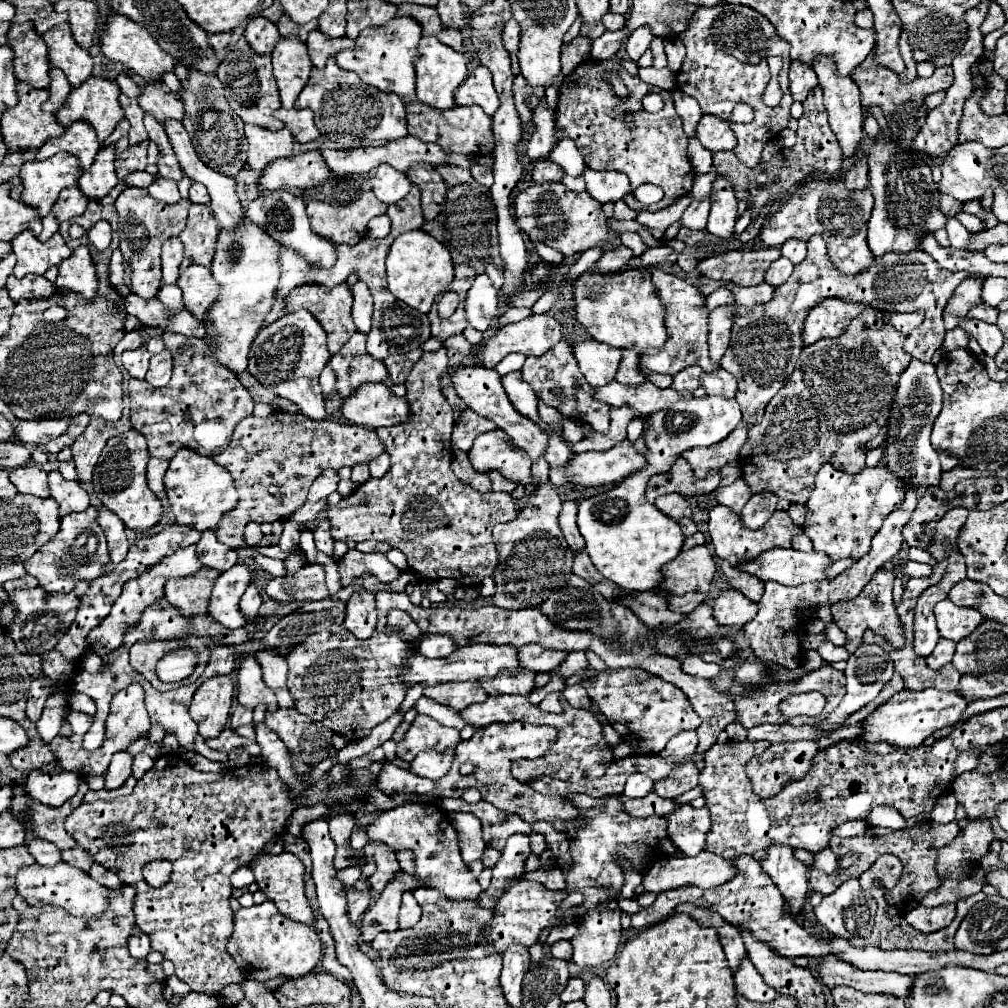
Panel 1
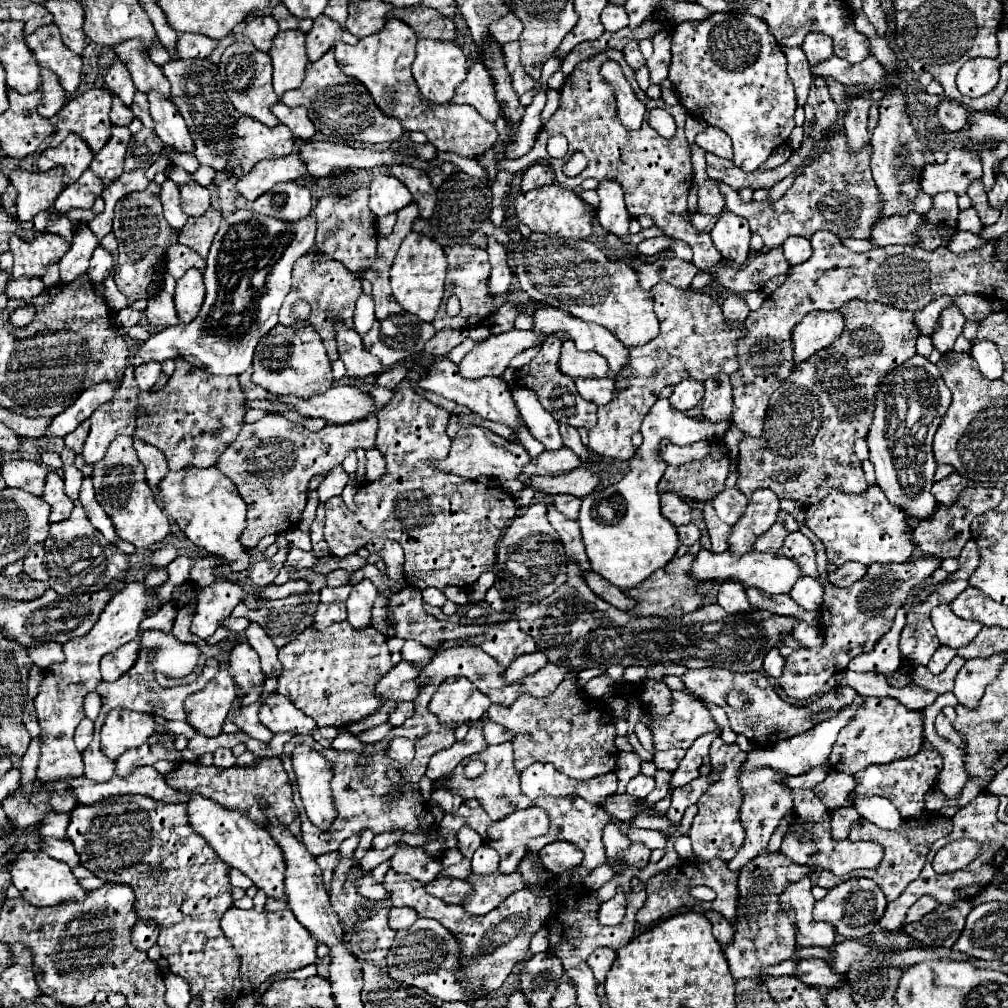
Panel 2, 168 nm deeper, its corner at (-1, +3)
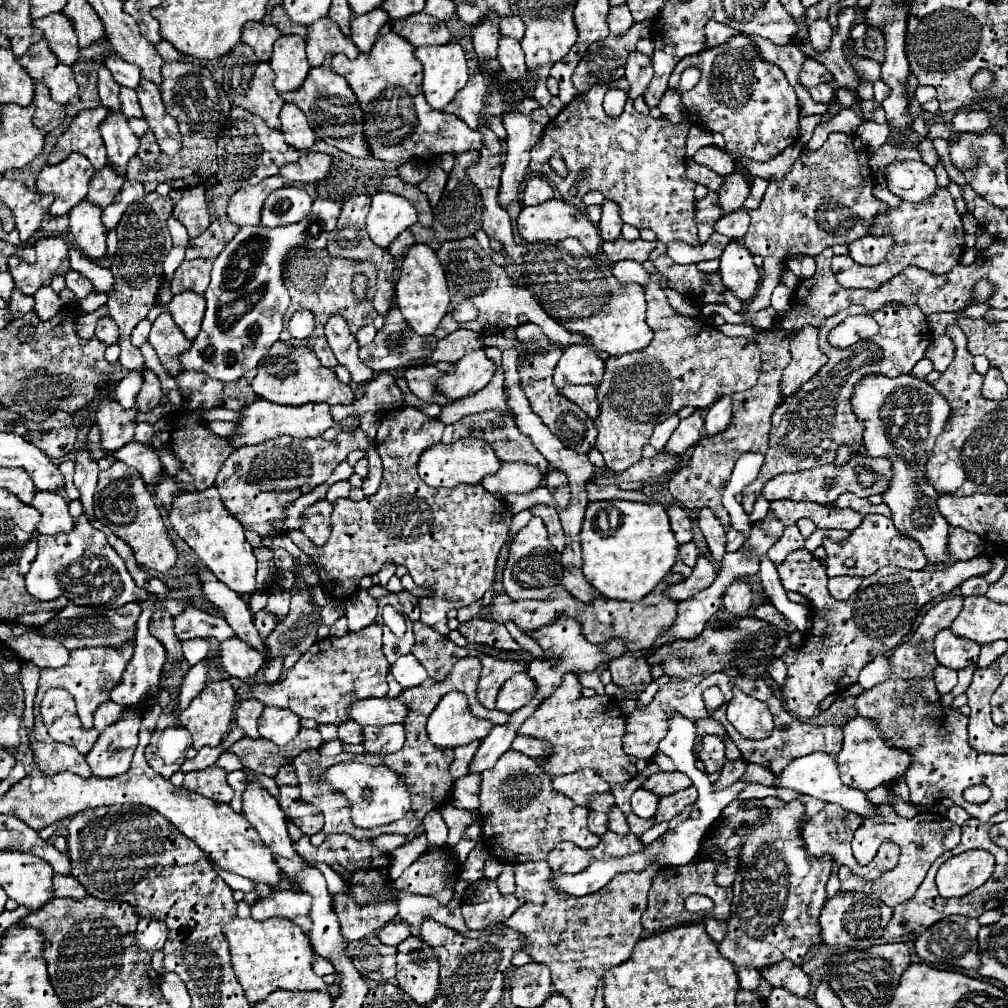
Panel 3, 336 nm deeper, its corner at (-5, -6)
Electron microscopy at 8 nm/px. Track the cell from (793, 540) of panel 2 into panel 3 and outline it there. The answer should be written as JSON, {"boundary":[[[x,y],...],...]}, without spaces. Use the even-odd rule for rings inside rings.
{"boundary":[[[806,549],[790,553],[780,565],[778,575],[784,589],[796,591],[810,601],[812,633],[804,637],[802,647],[790,647],[780,657],[788,667],[786,685],[782,689],[788,711],[794,717],[818,715],[818,705],[824,697],[842,693],[858,681],[862,667],[866,667],[874,657],[890,653],[904,641],[926,603],[936,597],[950,595],[966,579],[984,575],[990,569],[992,561],[988,555],[980,555],[964,563],[952,563],[944,569],[910,571],[900,567],[882,567],[870,577],[864,577],[858,593],[852,593],[850,599],[834,601],[826,589],[826,567]]]}

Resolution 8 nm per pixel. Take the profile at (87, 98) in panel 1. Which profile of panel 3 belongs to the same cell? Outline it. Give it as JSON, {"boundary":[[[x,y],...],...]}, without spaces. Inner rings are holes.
{"boundary":[[[96,107],[78,113],[66,133],[60,137],[58,145],[48,155],[48,163],[62,163],[70,153],[82,153],[84,157],[90,159],[92,167],[98,171],[106,165],[106,147],[100,137],[100,123],[106,119],[108,109],[106,107]]]}

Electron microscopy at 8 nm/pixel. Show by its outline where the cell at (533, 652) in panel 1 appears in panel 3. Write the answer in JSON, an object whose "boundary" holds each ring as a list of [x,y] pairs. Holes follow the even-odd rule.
{"boundary":[[[518,673],[514,677],[510,677],[504,685],[502,691],[498,691],[498,699],[496,699],[496,707],[500,711],[512,713],[520,707],[524,707],[532,697],[534,697],[536,689],[534,689],[534,681],[526,675],[526,673]]]}

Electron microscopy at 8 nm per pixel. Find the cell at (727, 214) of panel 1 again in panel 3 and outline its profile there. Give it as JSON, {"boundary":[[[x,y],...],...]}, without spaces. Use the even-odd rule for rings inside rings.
{"boundary":[[[732,241],[720,257],[720,275],[726,289],[730,289],[742,303],[756,293],[760,273],[752,261],[750,251],[740,241]]]}

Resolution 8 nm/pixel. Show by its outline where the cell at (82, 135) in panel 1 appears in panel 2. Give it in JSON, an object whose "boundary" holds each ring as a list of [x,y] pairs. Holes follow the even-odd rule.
{"boundary":[[[66,136],[66,140],[56,148],[46,148],[38,158],[38,170],[46,172],[54,166],[64,166],[64,182],[72,184],[76,182],[82,172],[90,166],[92,160],[90,148],[86,148],[86,142],[80,136]]]}

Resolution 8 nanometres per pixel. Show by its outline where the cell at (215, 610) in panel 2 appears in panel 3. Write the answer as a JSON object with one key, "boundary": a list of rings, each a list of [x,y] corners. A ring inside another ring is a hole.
{"boundary":[[[190,639],[190,641],[182,641],[182,651],[184,651],[184,659],[190,665],[196,665],[198,661],[202,661],[208,651],[210,651],[210,643],[208,639]]]}

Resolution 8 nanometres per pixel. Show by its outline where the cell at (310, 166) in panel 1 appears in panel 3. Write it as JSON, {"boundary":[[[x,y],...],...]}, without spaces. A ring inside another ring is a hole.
{"boundary":[[[274,175],[274,177],[260,181],[258,185],[240,187],[228,201],[228,209],[226,209],[228,219],[238,227],[260,225],[260,209],[266,201],[268,193],[272,193],[274,189],[278,189],[282,185],[284,185],[284,177]]]}

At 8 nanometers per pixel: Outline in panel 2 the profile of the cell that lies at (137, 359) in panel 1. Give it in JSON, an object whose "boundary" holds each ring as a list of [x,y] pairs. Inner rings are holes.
{"boundary":[[[146,362],[146,364],[140,364],[138,368],[134,368],[134,376],[138,380],[138,388],[140,390],[150,390],[160,372],[162,372],[162,368],[160,368],[158,362]]]}

